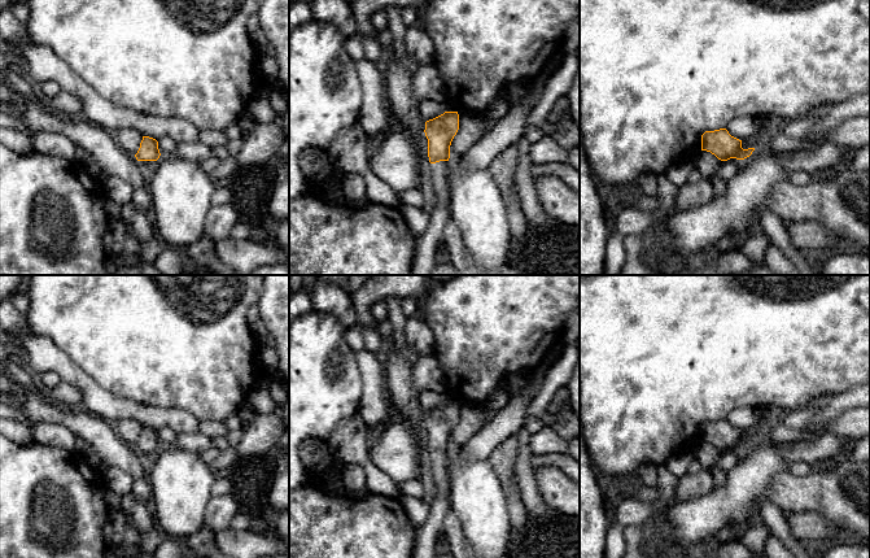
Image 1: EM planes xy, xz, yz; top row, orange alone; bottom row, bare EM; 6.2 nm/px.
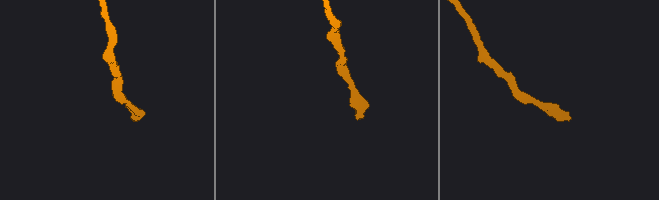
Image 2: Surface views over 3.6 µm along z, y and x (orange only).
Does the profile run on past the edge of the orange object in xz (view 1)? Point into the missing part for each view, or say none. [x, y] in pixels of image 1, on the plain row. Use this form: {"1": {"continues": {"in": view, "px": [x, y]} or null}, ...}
{"1": {"continues": {"in": "xz", "px": [440, 461]}}}

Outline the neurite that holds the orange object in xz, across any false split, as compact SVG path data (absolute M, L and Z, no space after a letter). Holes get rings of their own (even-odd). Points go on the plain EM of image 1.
M445 402L443 405L425 413L425 427L428 430L428 448L430 470L437 488L437 500L446 500L450 505L451 483L449 479L449 449L450 436L459 420L458 402Z

